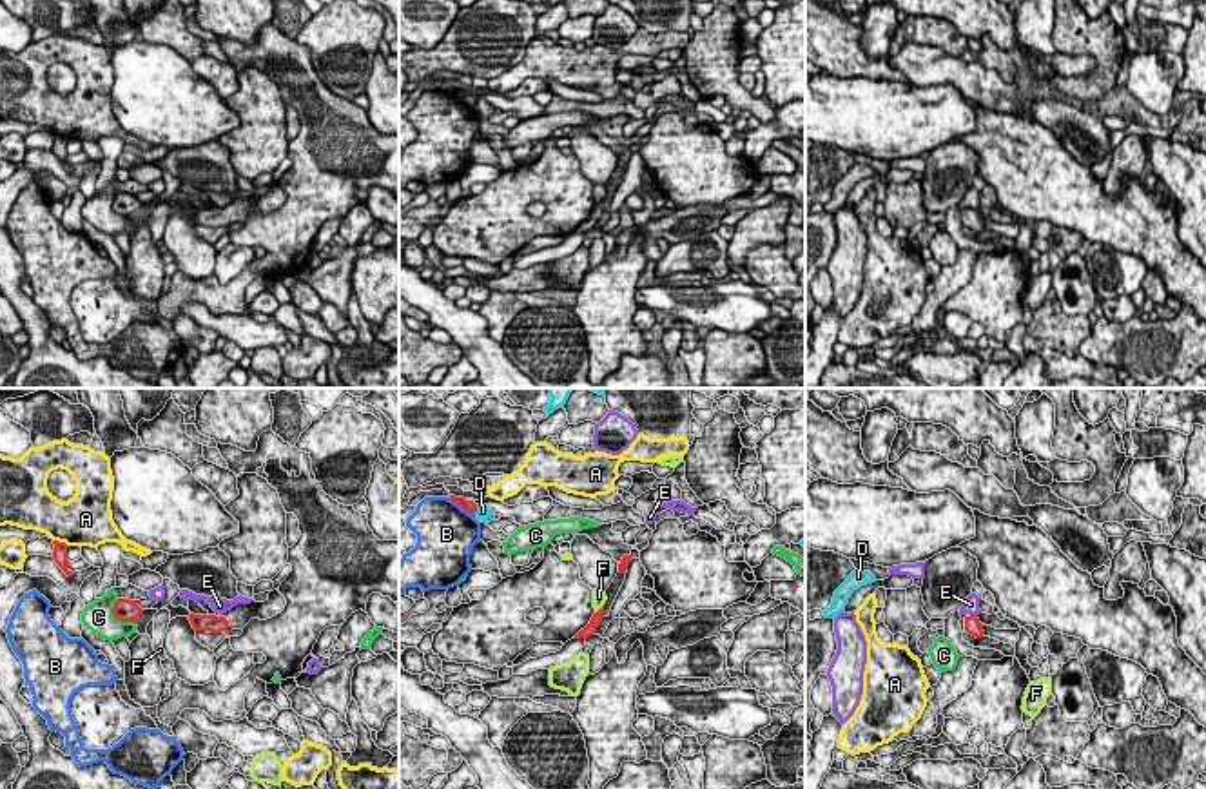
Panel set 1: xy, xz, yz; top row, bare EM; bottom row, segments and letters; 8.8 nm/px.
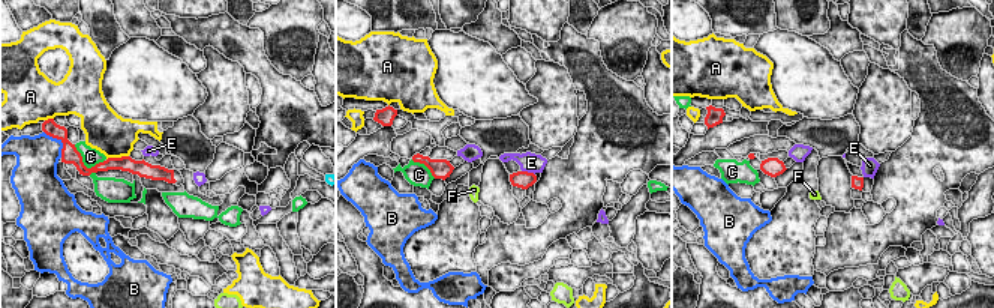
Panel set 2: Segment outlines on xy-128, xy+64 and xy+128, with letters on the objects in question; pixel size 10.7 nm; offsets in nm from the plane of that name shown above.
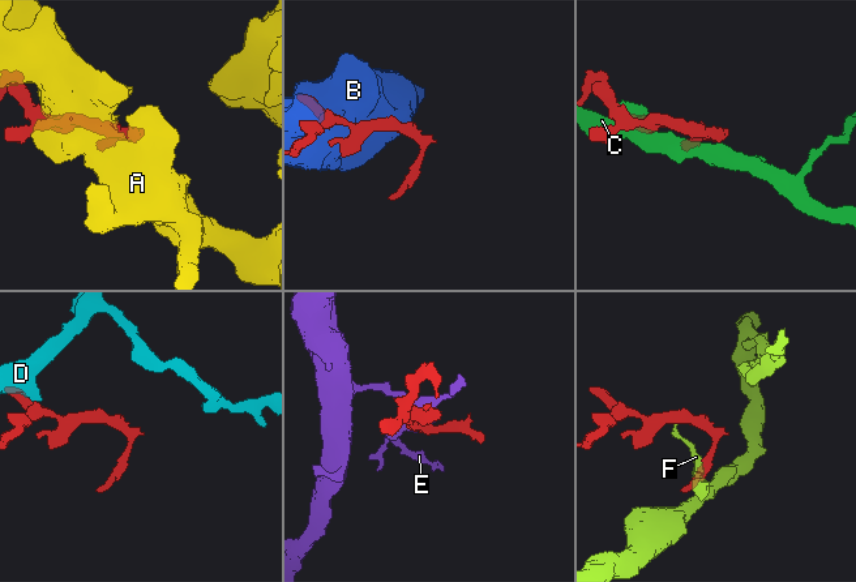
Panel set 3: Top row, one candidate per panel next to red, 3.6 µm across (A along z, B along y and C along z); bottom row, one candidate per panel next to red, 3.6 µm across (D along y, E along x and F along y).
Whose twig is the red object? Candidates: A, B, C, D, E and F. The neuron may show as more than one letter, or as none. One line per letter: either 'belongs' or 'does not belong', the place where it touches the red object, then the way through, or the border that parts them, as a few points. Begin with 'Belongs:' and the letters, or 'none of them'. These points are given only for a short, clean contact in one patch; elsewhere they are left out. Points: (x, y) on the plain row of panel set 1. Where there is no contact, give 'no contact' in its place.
Belongs: none of them
A: does not belong; contact xy (60, 136)
B: does not belong; contact xz (463, 102)
C: does not belong; contact xy (116, 211)
D: does not belong; contact xz (476, 104); border xz (477, 98), (474, 109)
E: does not belong; contact yz (974, 209); border yz (971, 207), (976, 211)
F: does not belong; contact xz (599, 204); border xz (602, 198), (595, 207)

